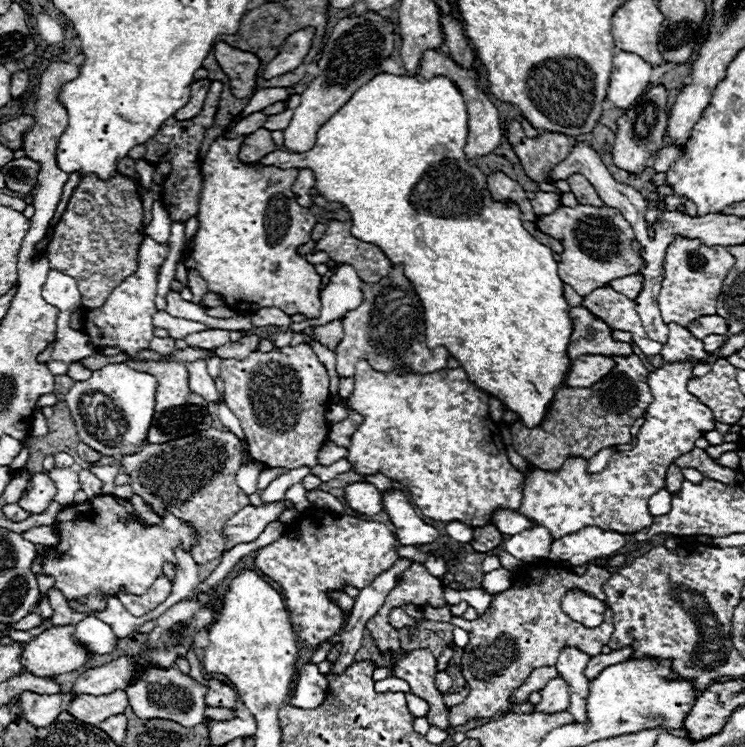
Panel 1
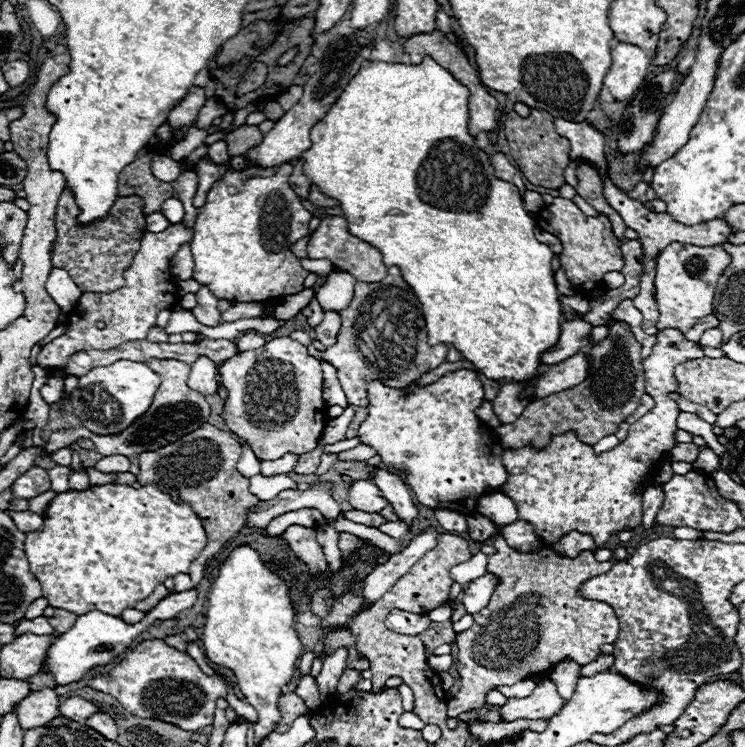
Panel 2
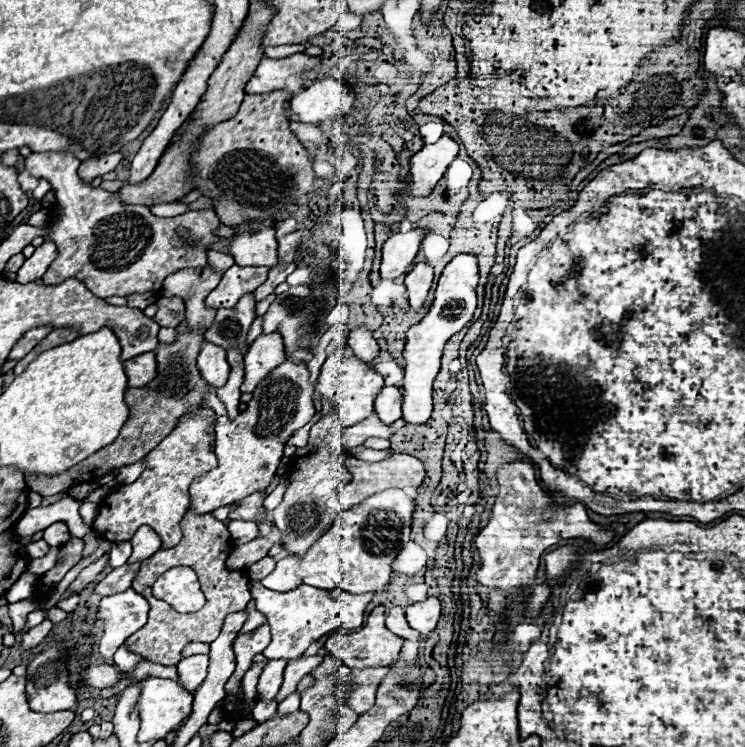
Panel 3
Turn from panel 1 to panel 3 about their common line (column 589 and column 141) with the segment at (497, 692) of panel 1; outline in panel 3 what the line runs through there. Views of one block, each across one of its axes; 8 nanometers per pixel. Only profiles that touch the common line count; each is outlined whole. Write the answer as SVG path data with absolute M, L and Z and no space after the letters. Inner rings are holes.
M190 508L184 514L180 526L184 532L184 538L180 540L180 544L174 548L160 548L154 556L144 560L140 566L140 572L136 574L136 578L132 582L132 588L150 602L150 614L148 614L146 626L142 626L142 630L134 632L126 640L126 646L132 652L142 654L146 660L152 660L152 662L164 664L164 666L176 666L182 660L182 650L188 644L212 642L214 638L218 638L218 634L222 630L222 622L226 620L226 614L244 610L252 598L250 590L248 590L248 586L250 586L248 570L228 570L226 568L226 560L230 558L230 554L234 550L232 534L226 528L226 524L222 520L216 520L212 514L196 514ZM180 564L192 566L196 570L202 592L206 596L206 606L202 610L198 610L196 614L178 614L176 610L168 610L168 604L164 604L162 600L156 600L152 596L152 584L156 582L156 578L160 574L164 574L168 568L174 568Z

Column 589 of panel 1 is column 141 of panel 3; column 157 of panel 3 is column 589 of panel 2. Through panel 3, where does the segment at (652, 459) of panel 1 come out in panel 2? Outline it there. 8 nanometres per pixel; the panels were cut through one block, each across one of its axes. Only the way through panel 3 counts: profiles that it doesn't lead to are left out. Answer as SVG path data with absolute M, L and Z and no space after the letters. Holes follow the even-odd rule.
M666 328L658 334L658 342L652 350L652 354L644 360L644 376L646 376L646 392L656 400L656 406L642 416L636 424L630 426L628 438L620 442L616 448L596 456L592 446L580 442L572 432L564 436L552 438L550 446L546 450L534 450L530 446L520 448L520 450L504 450L504 466L508 466L508 486L504 486L504 494L510 496L518 508L518 518L524 522L534 524L536 532L544 542L556 542L560 536L578 530L592 534L596 544L602 548L608 538L616 532L622 532L624 528L636 528L642 524L642 492L640 490L640 480L646 476L650 478L660 462L668 458L672 448L678 444L676 442L676 420L680 414L678 404L670 398L672 392L678 392L678 382L674 378L674 368L682 362L694 360L694 358L704 358L704 350L696 344L684 338L684 334L676 328Z

